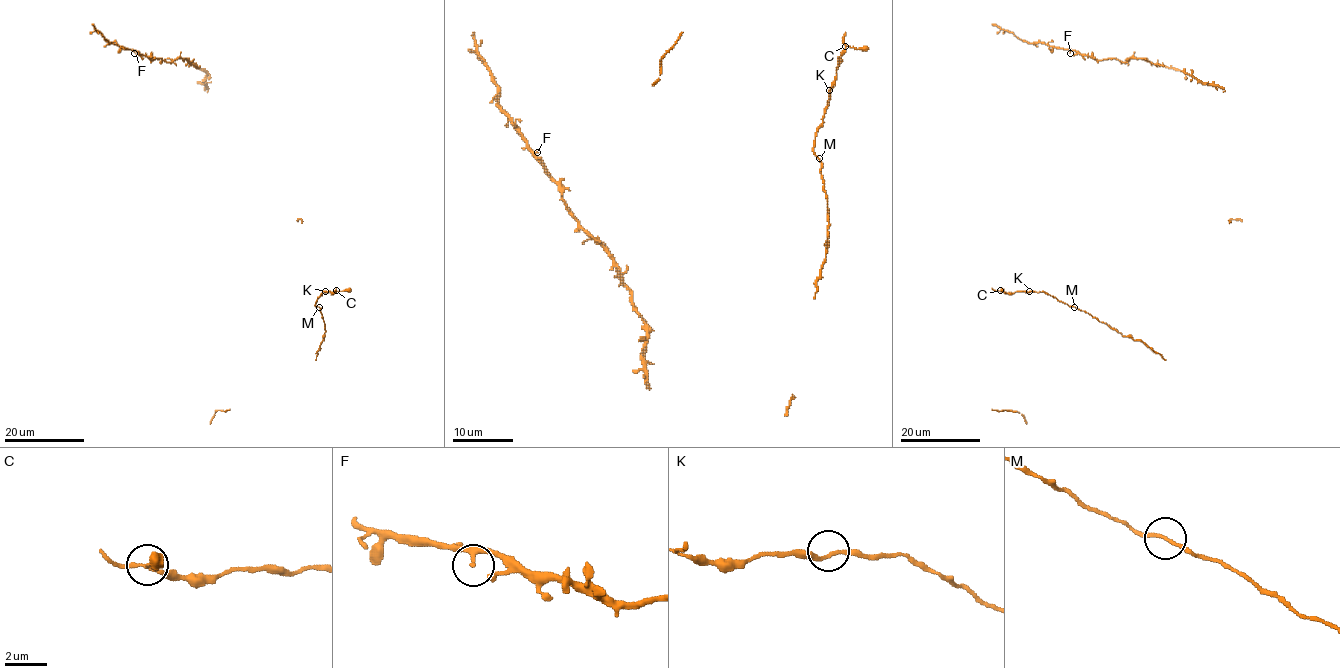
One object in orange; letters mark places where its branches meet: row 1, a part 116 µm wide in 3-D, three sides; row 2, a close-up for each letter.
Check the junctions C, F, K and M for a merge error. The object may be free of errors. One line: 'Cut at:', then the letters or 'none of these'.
Cut at: C

